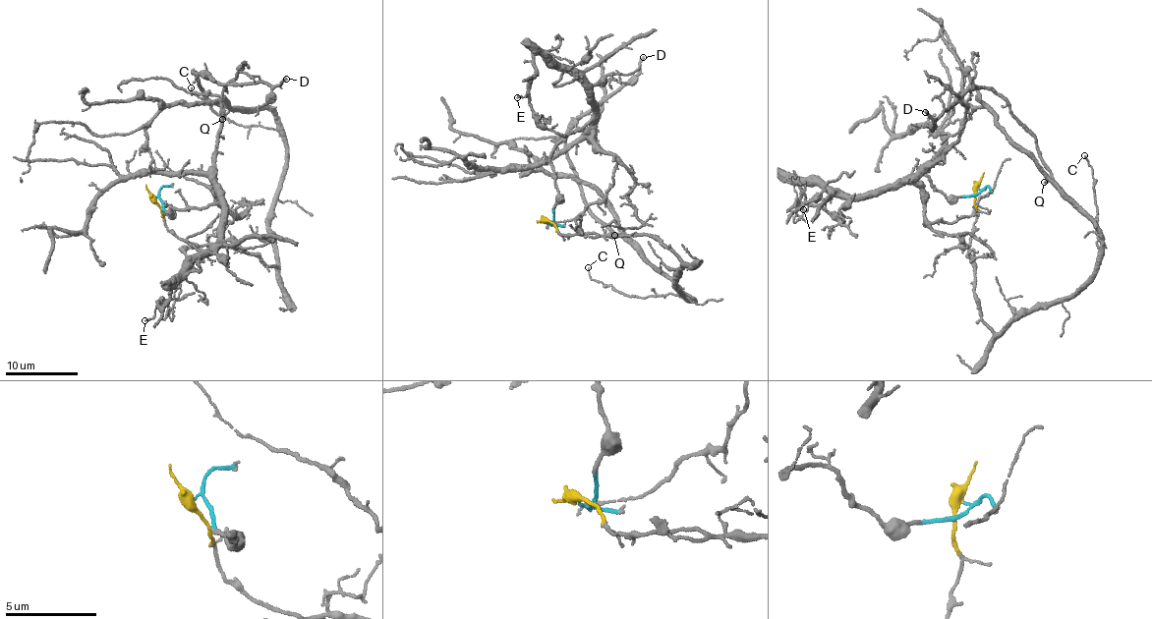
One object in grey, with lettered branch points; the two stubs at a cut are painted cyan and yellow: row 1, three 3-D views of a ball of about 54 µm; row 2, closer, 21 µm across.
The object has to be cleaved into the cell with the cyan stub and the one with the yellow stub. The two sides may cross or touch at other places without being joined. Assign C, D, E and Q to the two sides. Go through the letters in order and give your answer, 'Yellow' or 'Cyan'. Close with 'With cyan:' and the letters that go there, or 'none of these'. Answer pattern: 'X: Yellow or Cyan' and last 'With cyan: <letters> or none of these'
C: Yellow
D: Yellow
E: Cyan
Q: Yellow
With cyan: E

